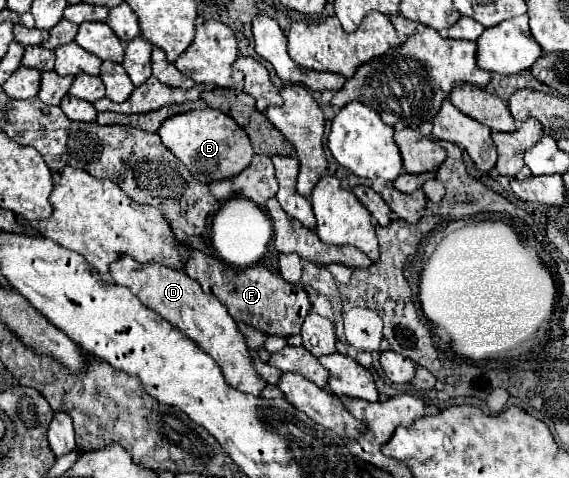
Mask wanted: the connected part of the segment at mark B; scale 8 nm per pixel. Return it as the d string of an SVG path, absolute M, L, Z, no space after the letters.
M206 108L206 110L196 110L196 112L184 112L170 116L162 122L158 130L164 146L184 162L184 166L190 170L190 174L198 182L212 184L222 178L230 178L240 174L252 160L254 150L250 146L248 136L230 120L230 116Z

